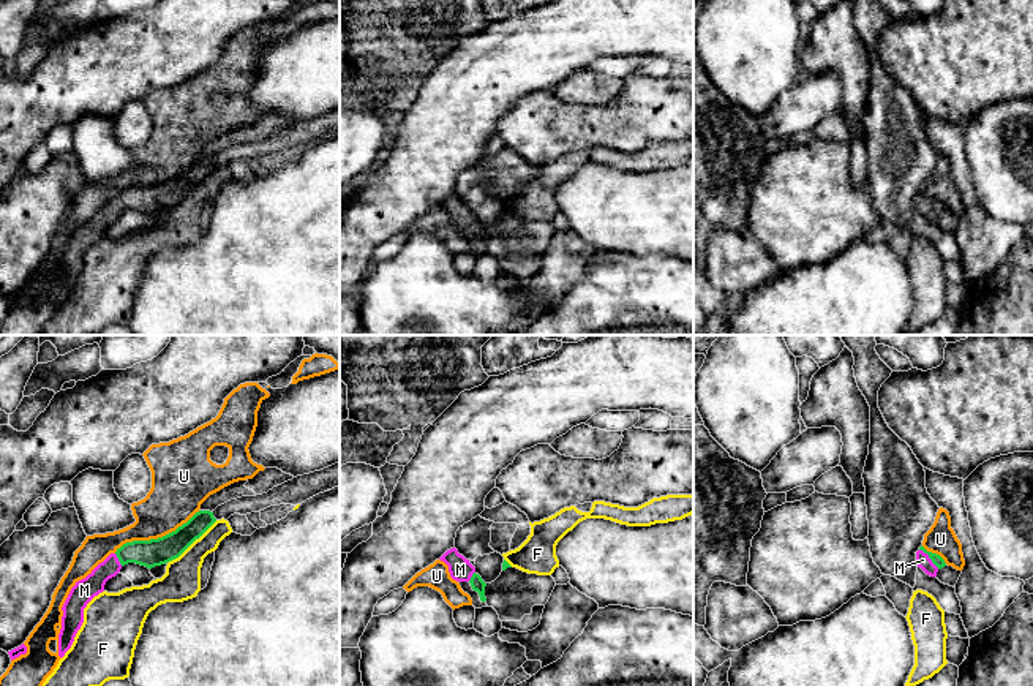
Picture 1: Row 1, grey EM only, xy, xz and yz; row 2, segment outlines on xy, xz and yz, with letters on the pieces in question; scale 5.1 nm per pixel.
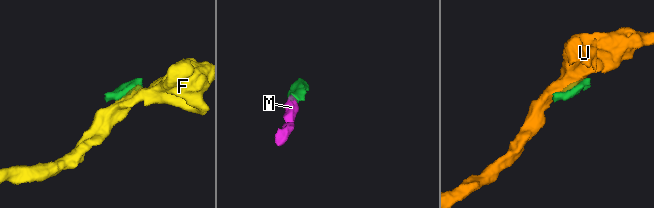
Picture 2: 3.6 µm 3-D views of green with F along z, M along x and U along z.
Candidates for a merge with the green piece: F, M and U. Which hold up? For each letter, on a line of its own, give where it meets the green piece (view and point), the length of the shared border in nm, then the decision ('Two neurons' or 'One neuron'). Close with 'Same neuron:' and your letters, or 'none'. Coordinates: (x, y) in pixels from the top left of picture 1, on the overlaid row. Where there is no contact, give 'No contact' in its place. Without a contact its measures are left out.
F: Touches green at xy (191, 542). Shared border 340 nm. Two neurons
M: Touches green at yz (929, 557). Shared border 140 nm. One neuron
U: Touches green at xy (158, 538). Shared border 480 nm. Two neurons
Same neuron: M

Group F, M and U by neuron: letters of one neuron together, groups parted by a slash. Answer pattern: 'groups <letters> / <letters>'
groups F / M / U

